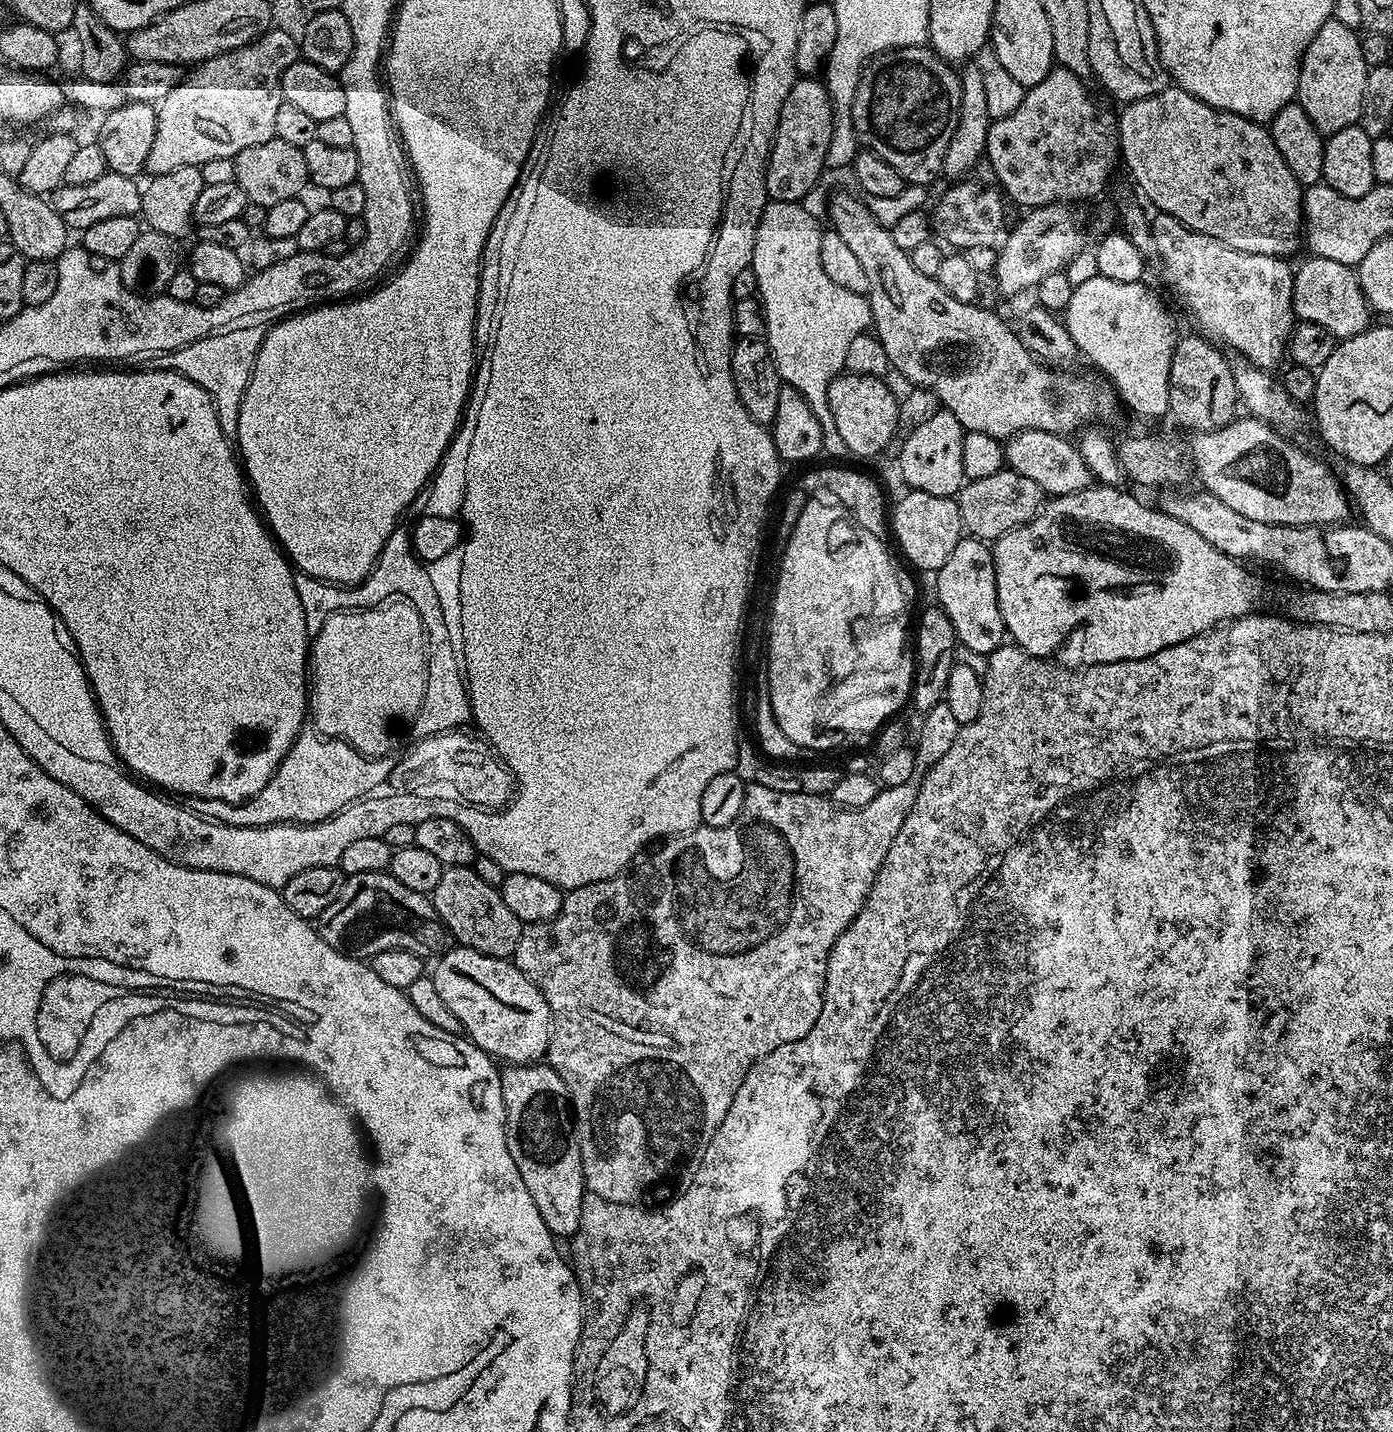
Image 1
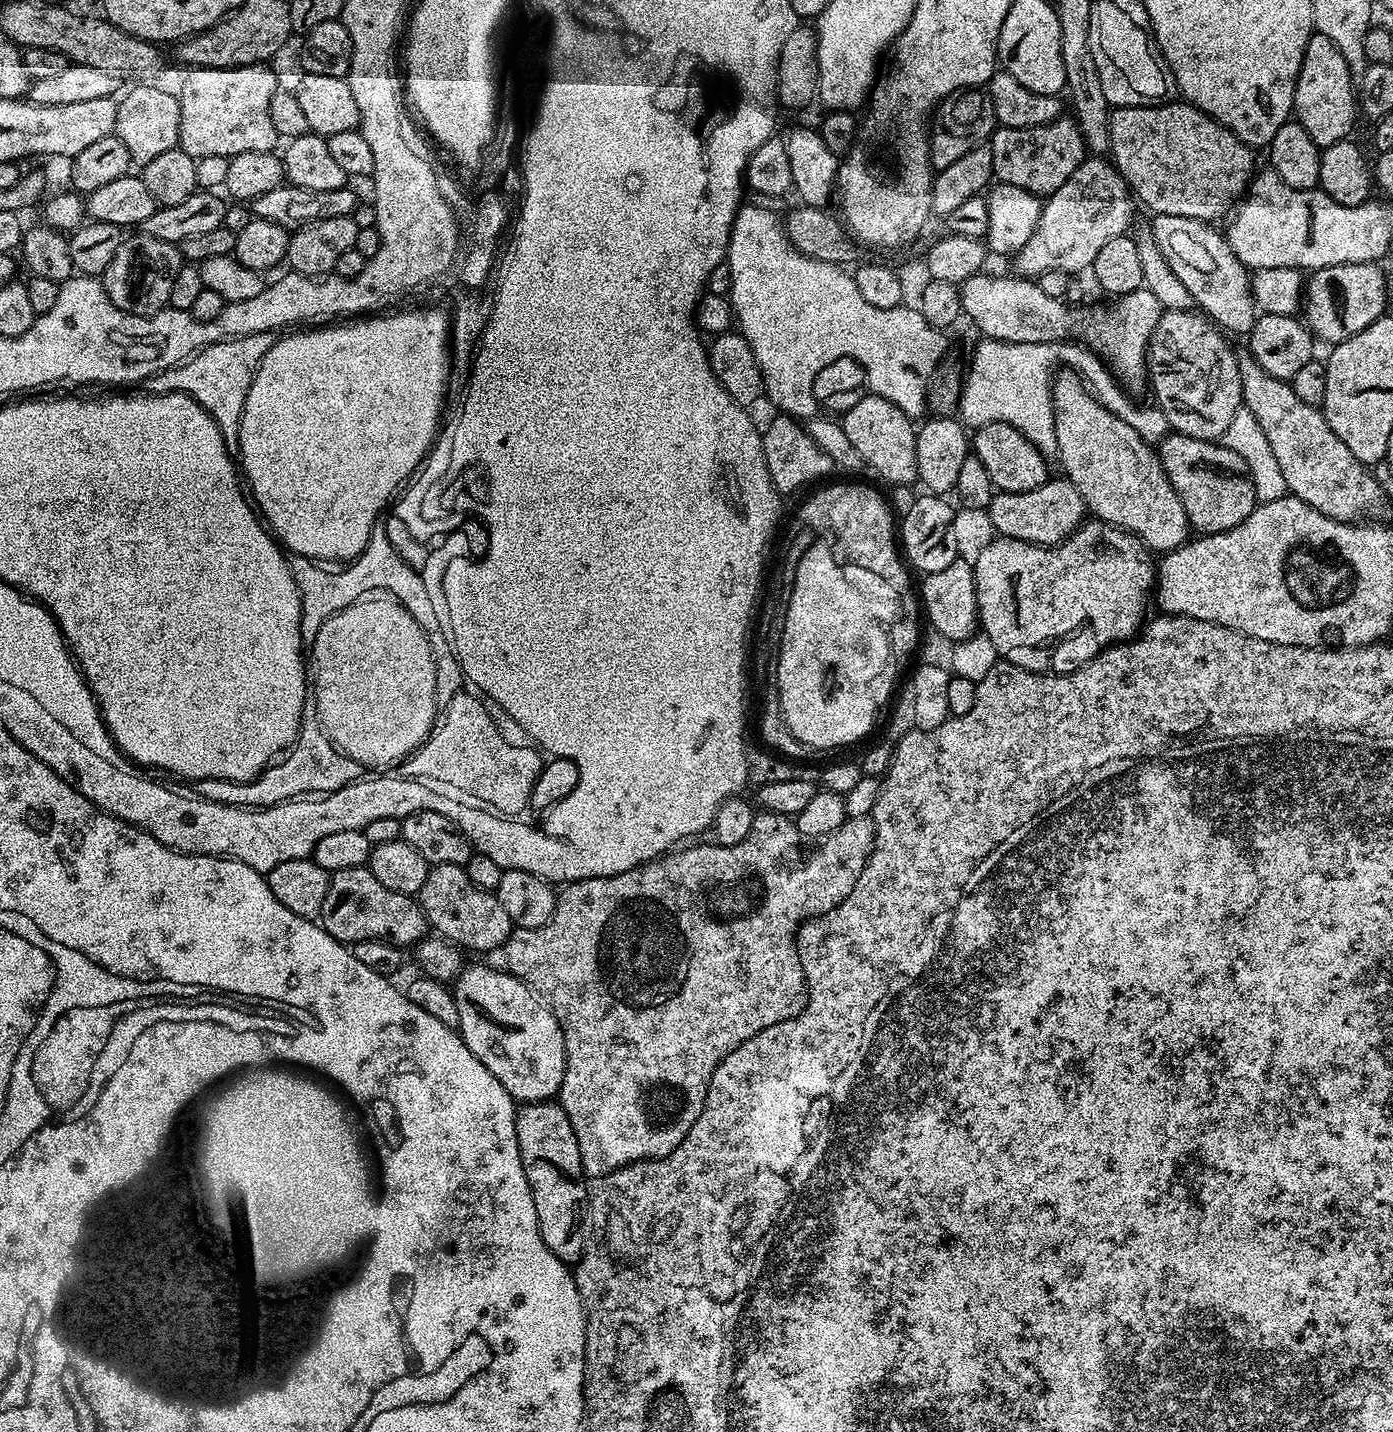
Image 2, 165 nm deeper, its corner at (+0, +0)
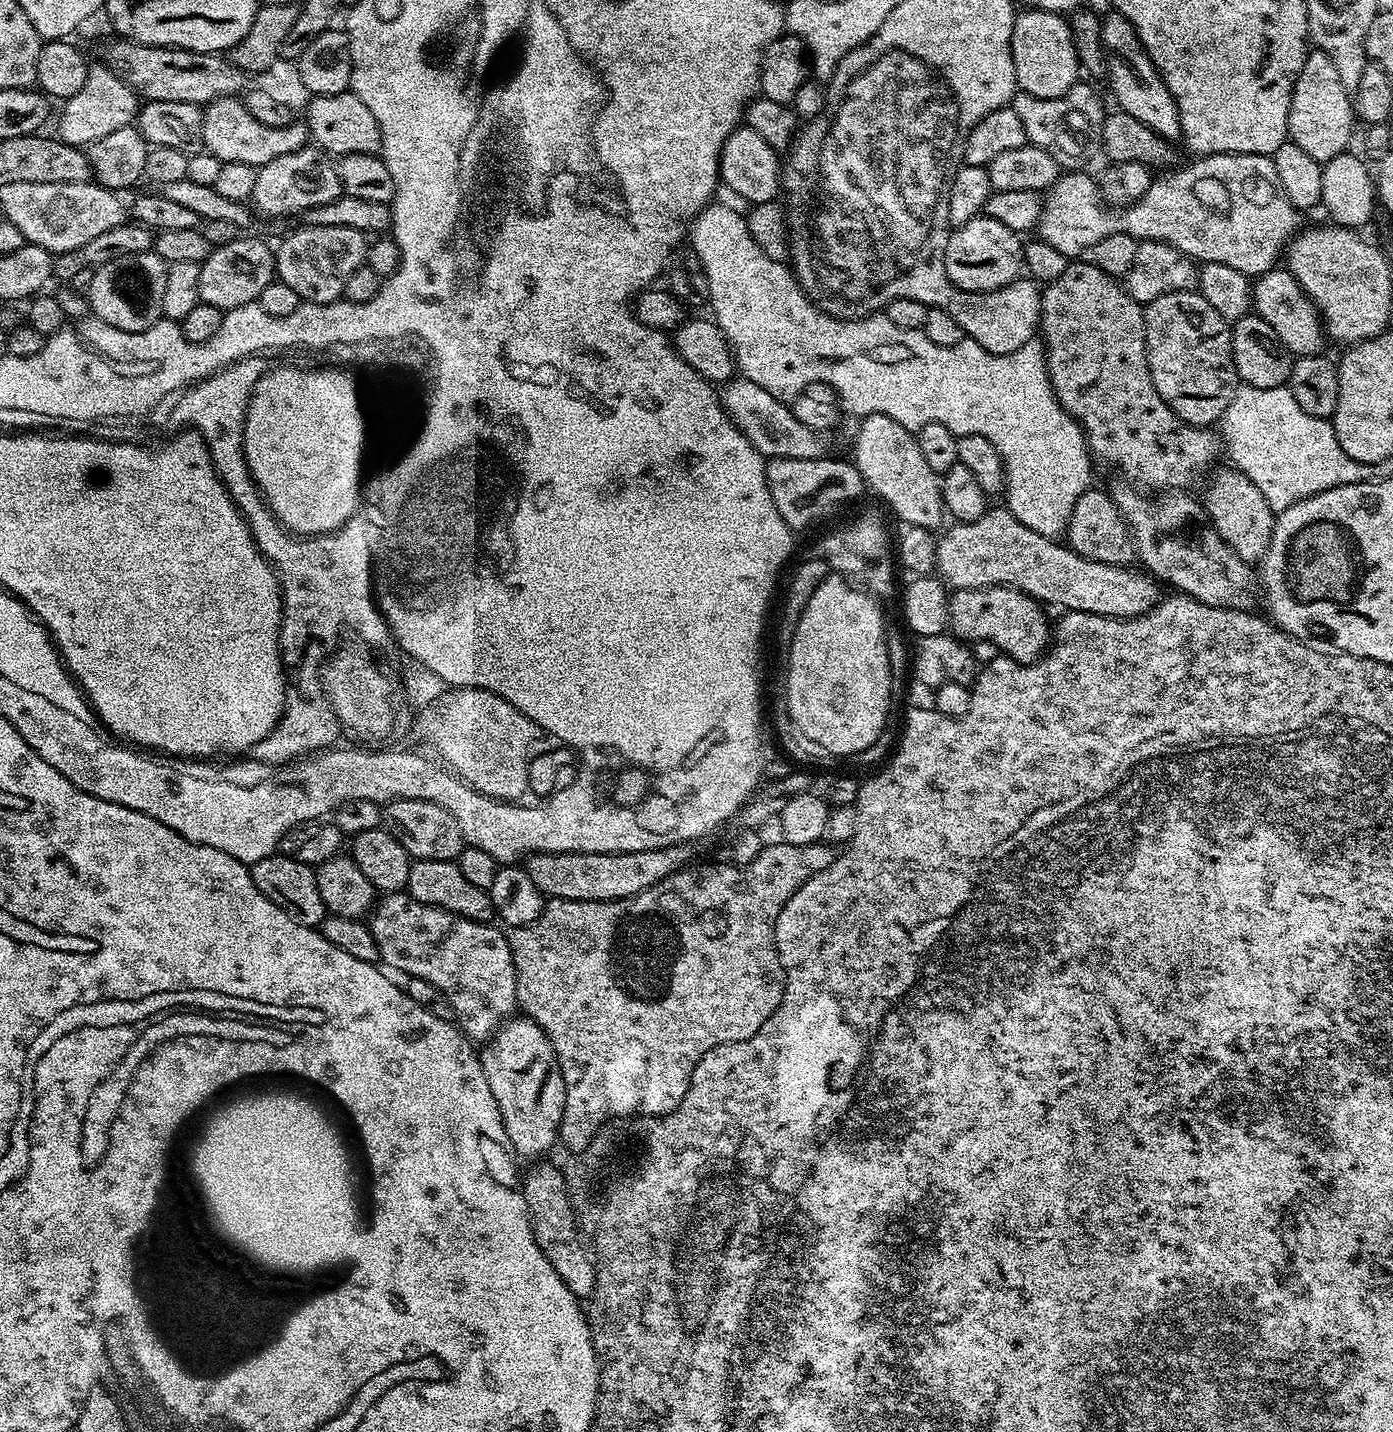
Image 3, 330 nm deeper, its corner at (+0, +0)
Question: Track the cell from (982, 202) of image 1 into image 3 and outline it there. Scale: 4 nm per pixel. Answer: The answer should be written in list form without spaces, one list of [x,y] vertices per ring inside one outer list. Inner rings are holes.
[[[1219,152],[1193,161],[1193,164],[1188,164],[1177,172],[1168,170],[1157,175],[1143,196],[1128,207],[1117,207],[1115,210],[1109,210],[1102,203],[1100,185],[1087,176],[1087,171],[1065,171],[1043,197],[1038,225],[1039,239],[1045,240],[1069,258],[1080,258],[1090,246],[1094,246],[1094,242],[1102,242],[1102,238],[1110,238],[1110,234],[1130,234],[1138,242],[1166,242],[1182,250],[1196,262],[1222,262],[1230,266],[1230,270],[1238,270],[1250,278],[1261,276],[1263,272],[1277,267],[1279,260],[1276,259],[1285,255],[1289,240],[1301,231],[1302,212],[1294,207],[1290,198],[1286,198],[1286,190],[1282,190],[1282,182],[1278,178],[1278,170],[1274,170],[1271,155]]]

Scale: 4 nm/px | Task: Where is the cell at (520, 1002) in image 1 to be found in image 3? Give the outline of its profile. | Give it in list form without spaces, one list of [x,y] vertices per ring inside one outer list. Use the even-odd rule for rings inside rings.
[[[516,1014],[496,1029],[495,1036],[483,1048],[479,1053],[480,1065],[502,1114],[504,1129],[512,1143],[511,1151],[517,1157],[543,1157],[540,1156],[543,1152],[557,1147],[566,1106],[566,1086],[550,1038],[531,1018]]]

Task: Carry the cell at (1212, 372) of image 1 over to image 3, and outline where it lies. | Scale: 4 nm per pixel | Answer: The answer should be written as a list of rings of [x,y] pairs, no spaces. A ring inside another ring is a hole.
[[[1185,290],[1162,294],[1146,305],[1144,308],[1144,357],[1148,359],[1148,369],[1150,370],[1150,378],[1154,382],[1154,390],[1158,390],[1162,402],[1166,402],[1166,406],[1170,406],[1170,410],[1174,410],[1174,414],[1178,414],[1178,418],[1183,420],[1185,424],[1215,425],[1221,419],[1227,406],[1230,405],[1230,400],[1234,398],[1238,381],[1234,358],[1232,357],[1232,330],[1229,321],[1224,320],[1222,314],[1218,314],[1218,310],[1214,310],[1214,306],[1210,306],[1210,302],[1206,302],[1206,298],[1200,296],[1199,291]]]

